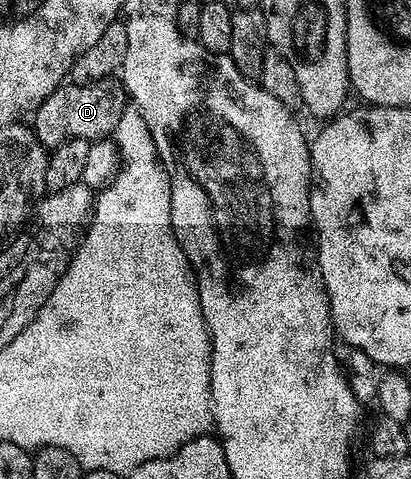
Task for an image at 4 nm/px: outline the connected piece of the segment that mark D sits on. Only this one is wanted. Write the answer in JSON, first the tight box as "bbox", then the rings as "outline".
{"bbox":[34,77,126,147],"outline":[[[107,77],[98,83],[73,85],[65,83],[55,89],[42,104],[34,110],[36,138],[45,146],[52,147],[69,138],[77,137],[87,141],[103,141],[111,138],[126,115],[126,94],[119,80]]]}

